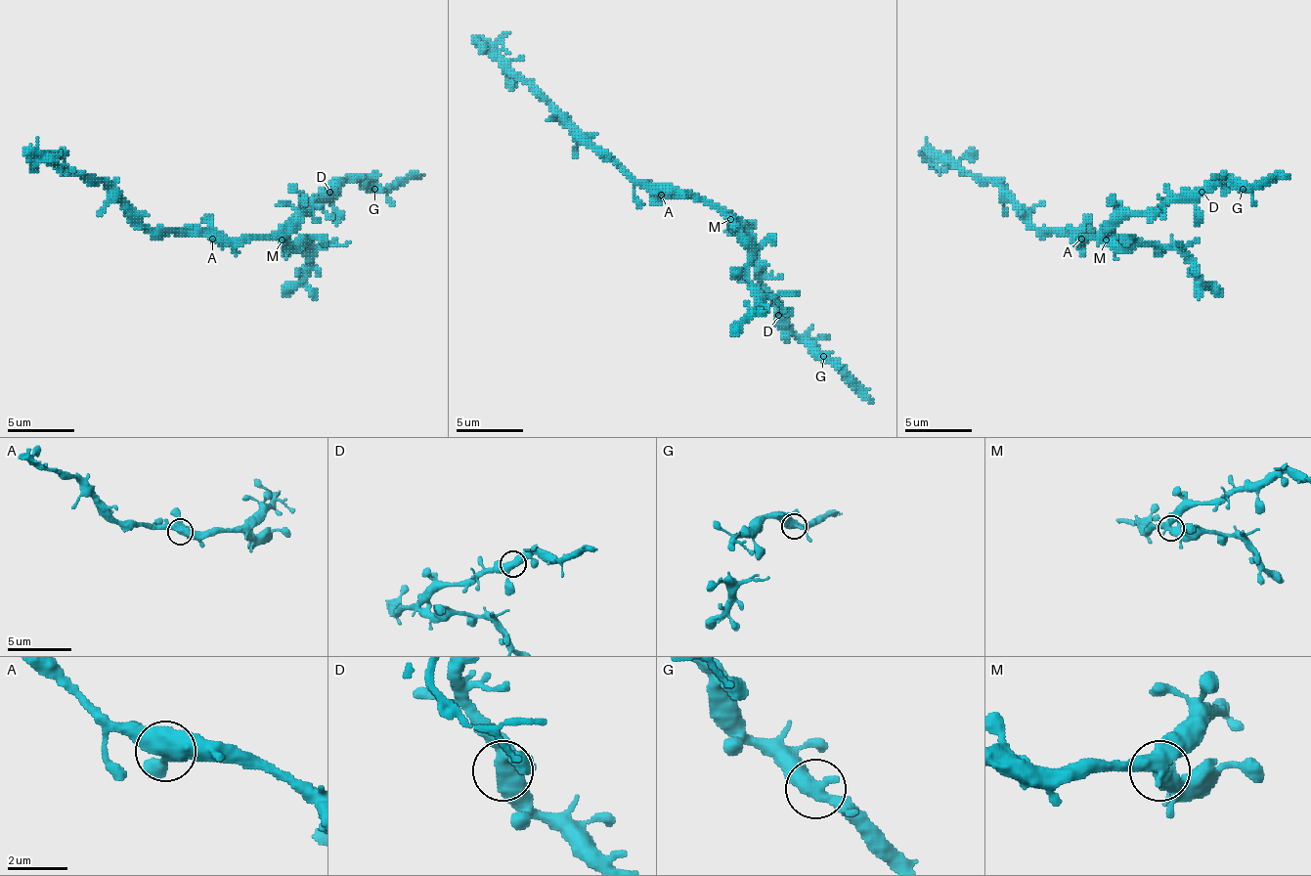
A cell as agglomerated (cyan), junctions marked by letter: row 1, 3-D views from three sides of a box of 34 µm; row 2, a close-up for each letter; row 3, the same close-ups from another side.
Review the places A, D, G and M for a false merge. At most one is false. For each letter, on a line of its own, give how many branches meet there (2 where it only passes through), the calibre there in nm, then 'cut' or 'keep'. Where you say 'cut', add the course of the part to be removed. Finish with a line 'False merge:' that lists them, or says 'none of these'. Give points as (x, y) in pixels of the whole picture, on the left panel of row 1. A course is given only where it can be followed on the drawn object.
A: 3 branches meet; 480 nm thick; keep
D: 3 branches meet; 460 nm thick; keep
G: 2 branches meet; 500 nm thick; keep
M: 3 branches meet; 500 nm thick; cut; foreign part runs (283, 239), (303, 248), (306, 273), (283, 296)
False merge: M

